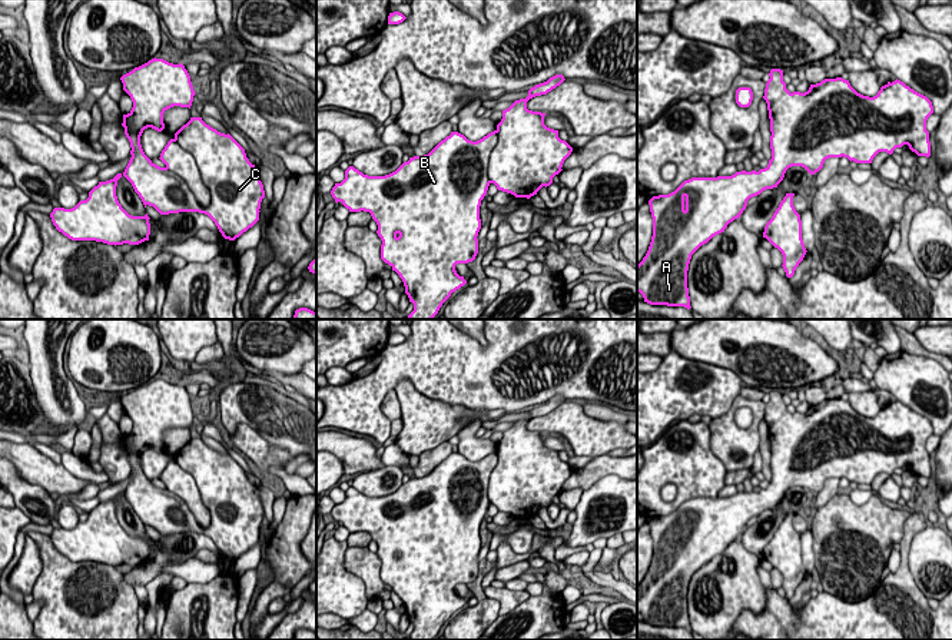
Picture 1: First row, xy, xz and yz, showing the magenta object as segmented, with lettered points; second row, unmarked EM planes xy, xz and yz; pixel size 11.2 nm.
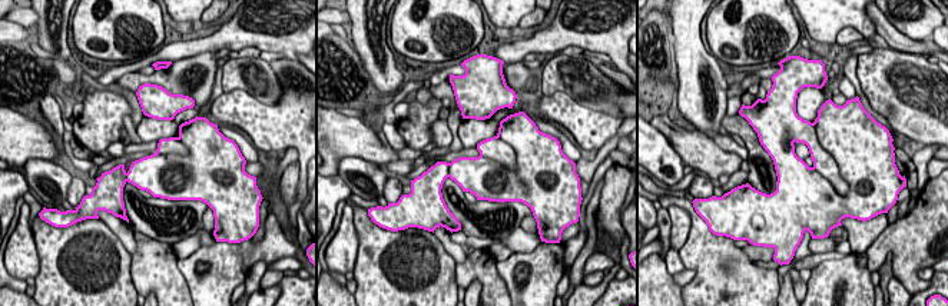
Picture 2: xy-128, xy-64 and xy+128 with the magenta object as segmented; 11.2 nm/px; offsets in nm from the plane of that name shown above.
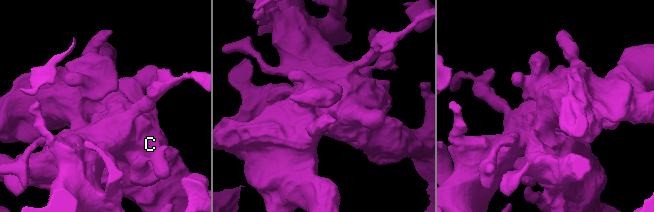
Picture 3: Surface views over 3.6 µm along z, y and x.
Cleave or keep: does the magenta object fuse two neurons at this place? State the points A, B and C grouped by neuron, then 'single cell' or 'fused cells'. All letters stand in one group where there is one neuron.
A B C; single cell

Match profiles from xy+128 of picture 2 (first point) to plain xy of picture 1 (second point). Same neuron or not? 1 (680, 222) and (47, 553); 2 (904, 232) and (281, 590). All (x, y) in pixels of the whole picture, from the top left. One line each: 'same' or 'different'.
1: different
2: different

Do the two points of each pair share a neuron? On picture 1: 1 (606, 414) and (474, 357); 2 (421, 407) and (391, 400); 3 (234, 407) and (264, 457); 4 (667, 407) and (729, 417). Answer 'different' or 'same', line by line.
1: different
2: different
3: different
4: different

